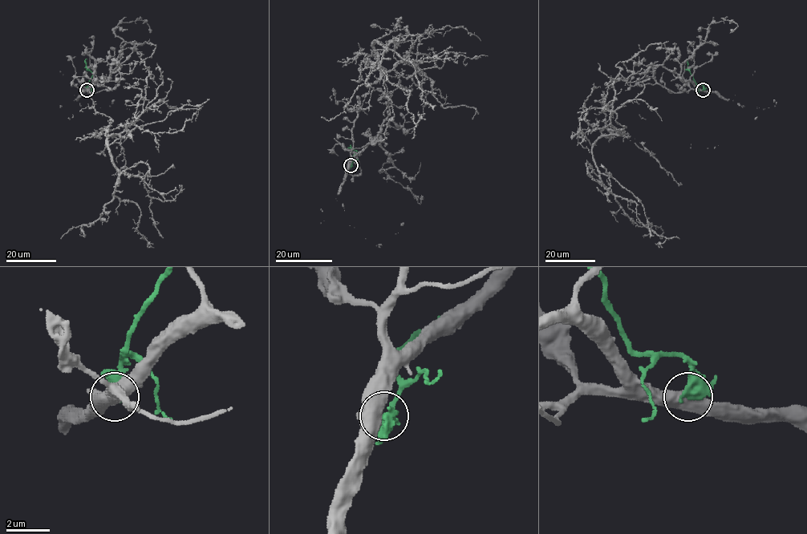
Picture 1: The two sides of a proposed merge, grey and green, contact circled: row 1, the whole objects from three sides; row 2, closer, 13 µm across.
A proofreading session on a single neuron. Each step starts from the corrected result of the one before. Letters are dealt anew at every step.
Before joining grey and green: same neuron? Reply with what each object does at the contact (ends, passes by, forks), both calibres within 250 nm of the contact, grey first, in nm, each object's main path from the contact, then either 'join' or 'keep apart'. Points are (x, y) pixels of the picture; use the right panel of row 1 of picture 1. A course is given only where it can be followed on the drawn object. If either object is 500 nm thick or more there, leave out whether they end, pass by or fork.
550 nm thick on the grey side, 440 nm on the other; grey runs (703, 90), (662, 66), (634, 74), (619, 62), (620, 134), (592, 149), (602, 183), (634, 200), (663, 247); green runs (703, 90), (703, 86), (696, 83), (687, 67), (687, 58); keep apart

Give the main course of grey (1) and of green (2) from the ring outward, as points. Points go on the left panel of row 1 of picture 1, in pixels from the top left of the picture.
1: (86, 90), (119, 66), (148, 69), (143, 112), (107, 139), (113, 194), (135, 204), (153, 247)
2: (87, 90), (93, 74), (86, 67), (86, 58)

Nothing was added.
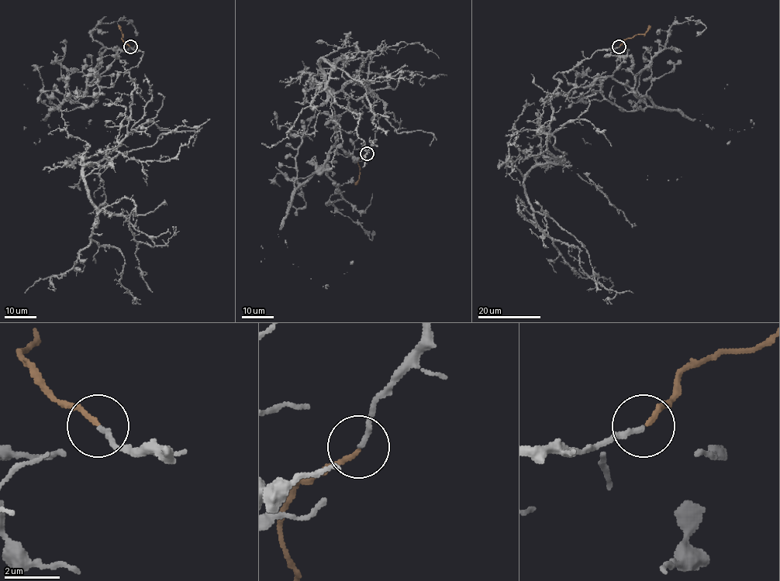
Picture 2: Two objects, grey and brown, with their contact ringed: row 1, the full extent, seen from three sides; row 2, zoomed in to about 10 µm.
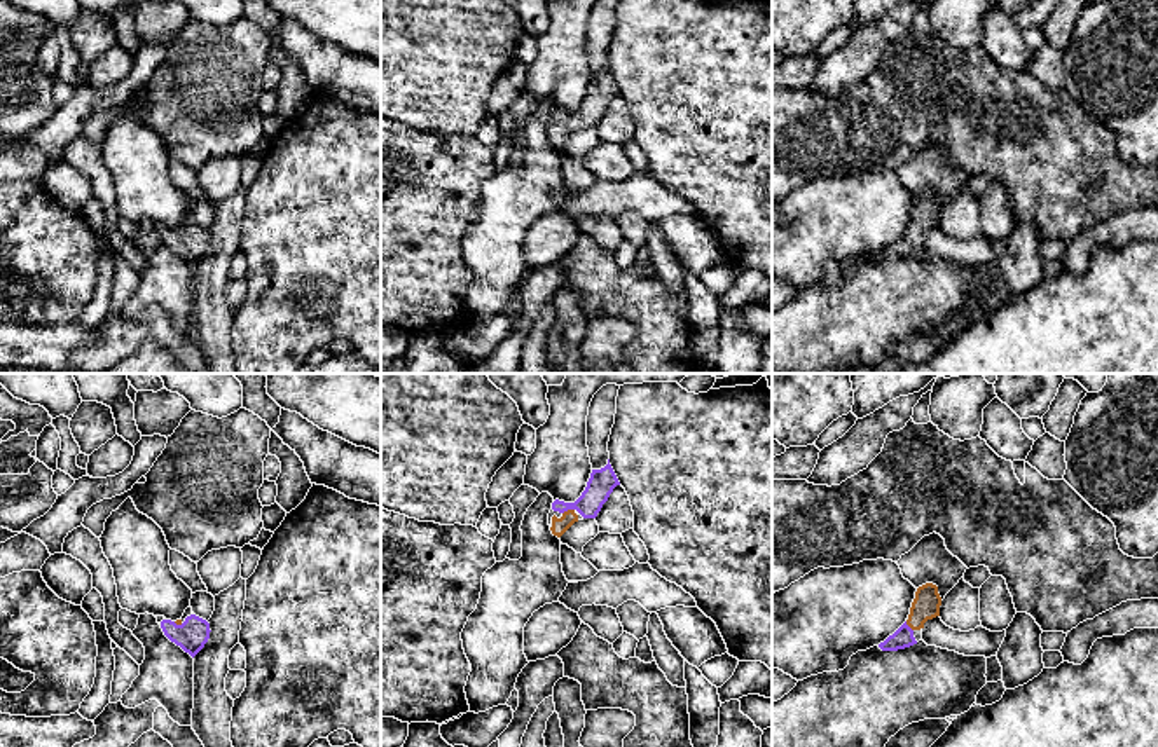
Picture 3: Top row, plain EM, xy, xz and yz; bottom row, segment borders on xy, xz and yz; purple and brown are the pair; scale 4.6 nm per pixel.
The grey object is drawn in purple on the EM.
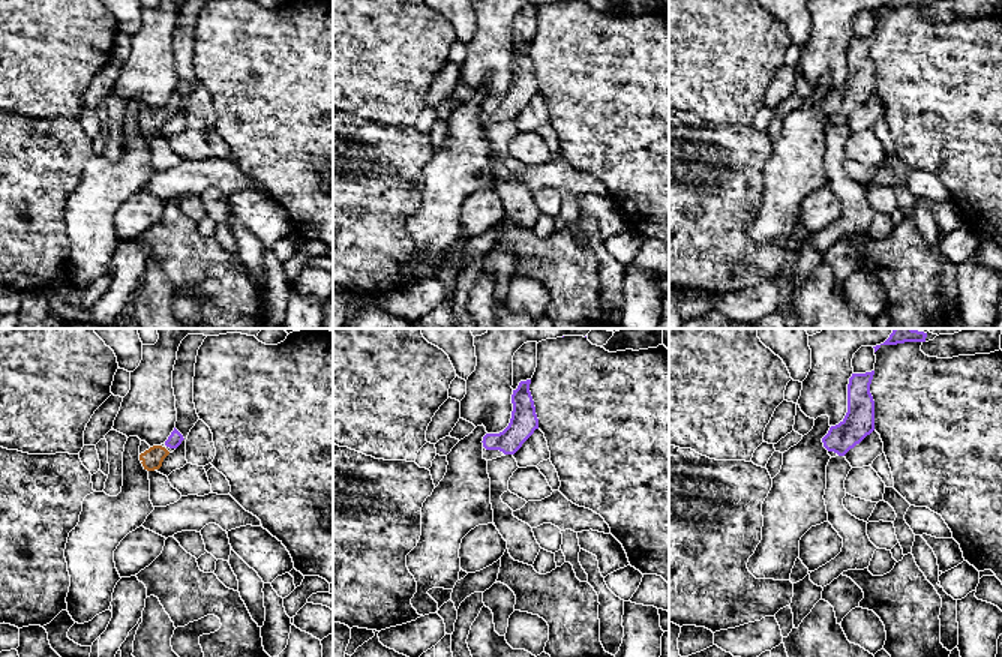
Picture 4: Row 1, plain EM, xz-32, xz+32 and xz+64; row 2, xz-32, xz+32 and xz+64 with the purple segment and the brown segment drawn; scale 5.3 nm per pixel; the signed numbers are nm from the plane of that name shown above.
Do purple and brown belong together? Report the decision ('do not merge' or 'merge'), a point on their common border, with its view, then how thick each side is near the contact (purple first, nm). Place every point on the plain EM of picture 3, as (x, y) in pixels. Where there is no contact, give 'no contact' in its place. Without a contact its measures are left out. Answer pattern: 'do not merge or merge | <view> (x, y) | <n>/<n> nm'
merge | xz (568, 117) | 120/80 nm

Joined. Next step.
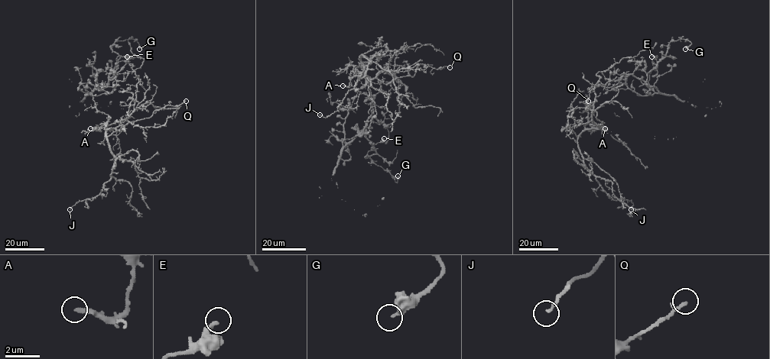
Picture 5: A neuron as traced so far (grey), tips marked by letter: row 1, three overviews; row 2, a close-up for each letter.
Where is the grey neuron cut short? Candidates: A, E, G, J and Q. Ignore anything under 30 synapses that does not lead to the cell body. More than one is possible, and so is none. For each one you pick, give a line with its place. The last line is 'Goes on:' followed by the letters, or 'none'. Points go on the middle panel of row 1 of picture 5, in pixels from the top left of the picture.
Goes on: none

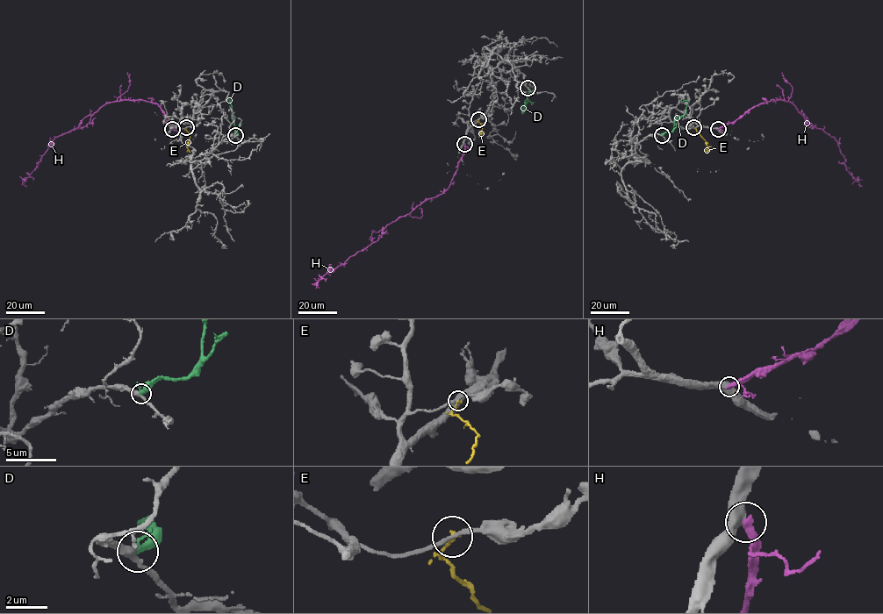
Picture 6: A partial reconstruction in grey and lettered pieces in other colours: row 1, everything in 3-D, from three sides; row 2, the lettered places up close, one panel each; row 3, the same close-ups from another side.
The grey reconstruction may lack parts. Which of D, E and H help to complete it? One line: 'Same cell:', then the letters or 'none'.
Same cell: D

